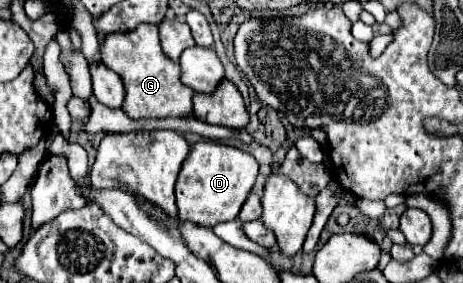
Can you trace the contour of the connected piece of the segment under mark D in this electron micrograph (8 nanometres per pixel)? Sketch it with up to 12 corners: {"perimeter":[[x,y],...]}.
{"perimeter":[[197,142],[177,178],[177,216],[235,220],[257,180],[241,148]]}

